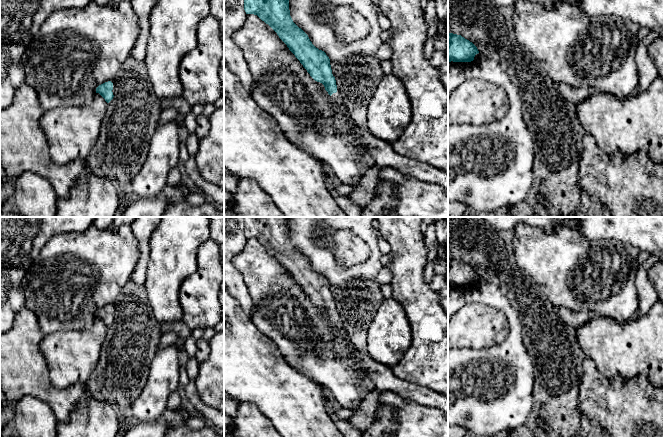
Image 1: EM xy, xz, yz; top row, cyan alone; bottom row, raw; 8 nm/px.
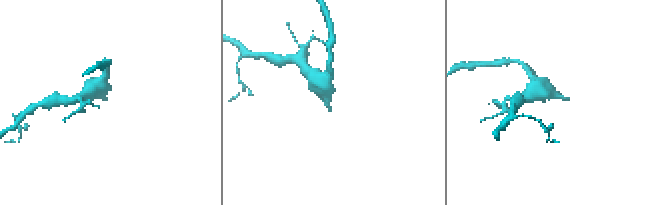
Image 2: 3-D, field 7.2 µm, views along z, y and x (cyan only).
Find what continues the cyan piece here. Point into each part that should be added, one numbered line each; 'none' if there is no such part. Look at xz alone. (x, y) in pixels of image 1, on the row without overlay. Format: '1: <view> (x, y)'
1: xz (382, 375)

